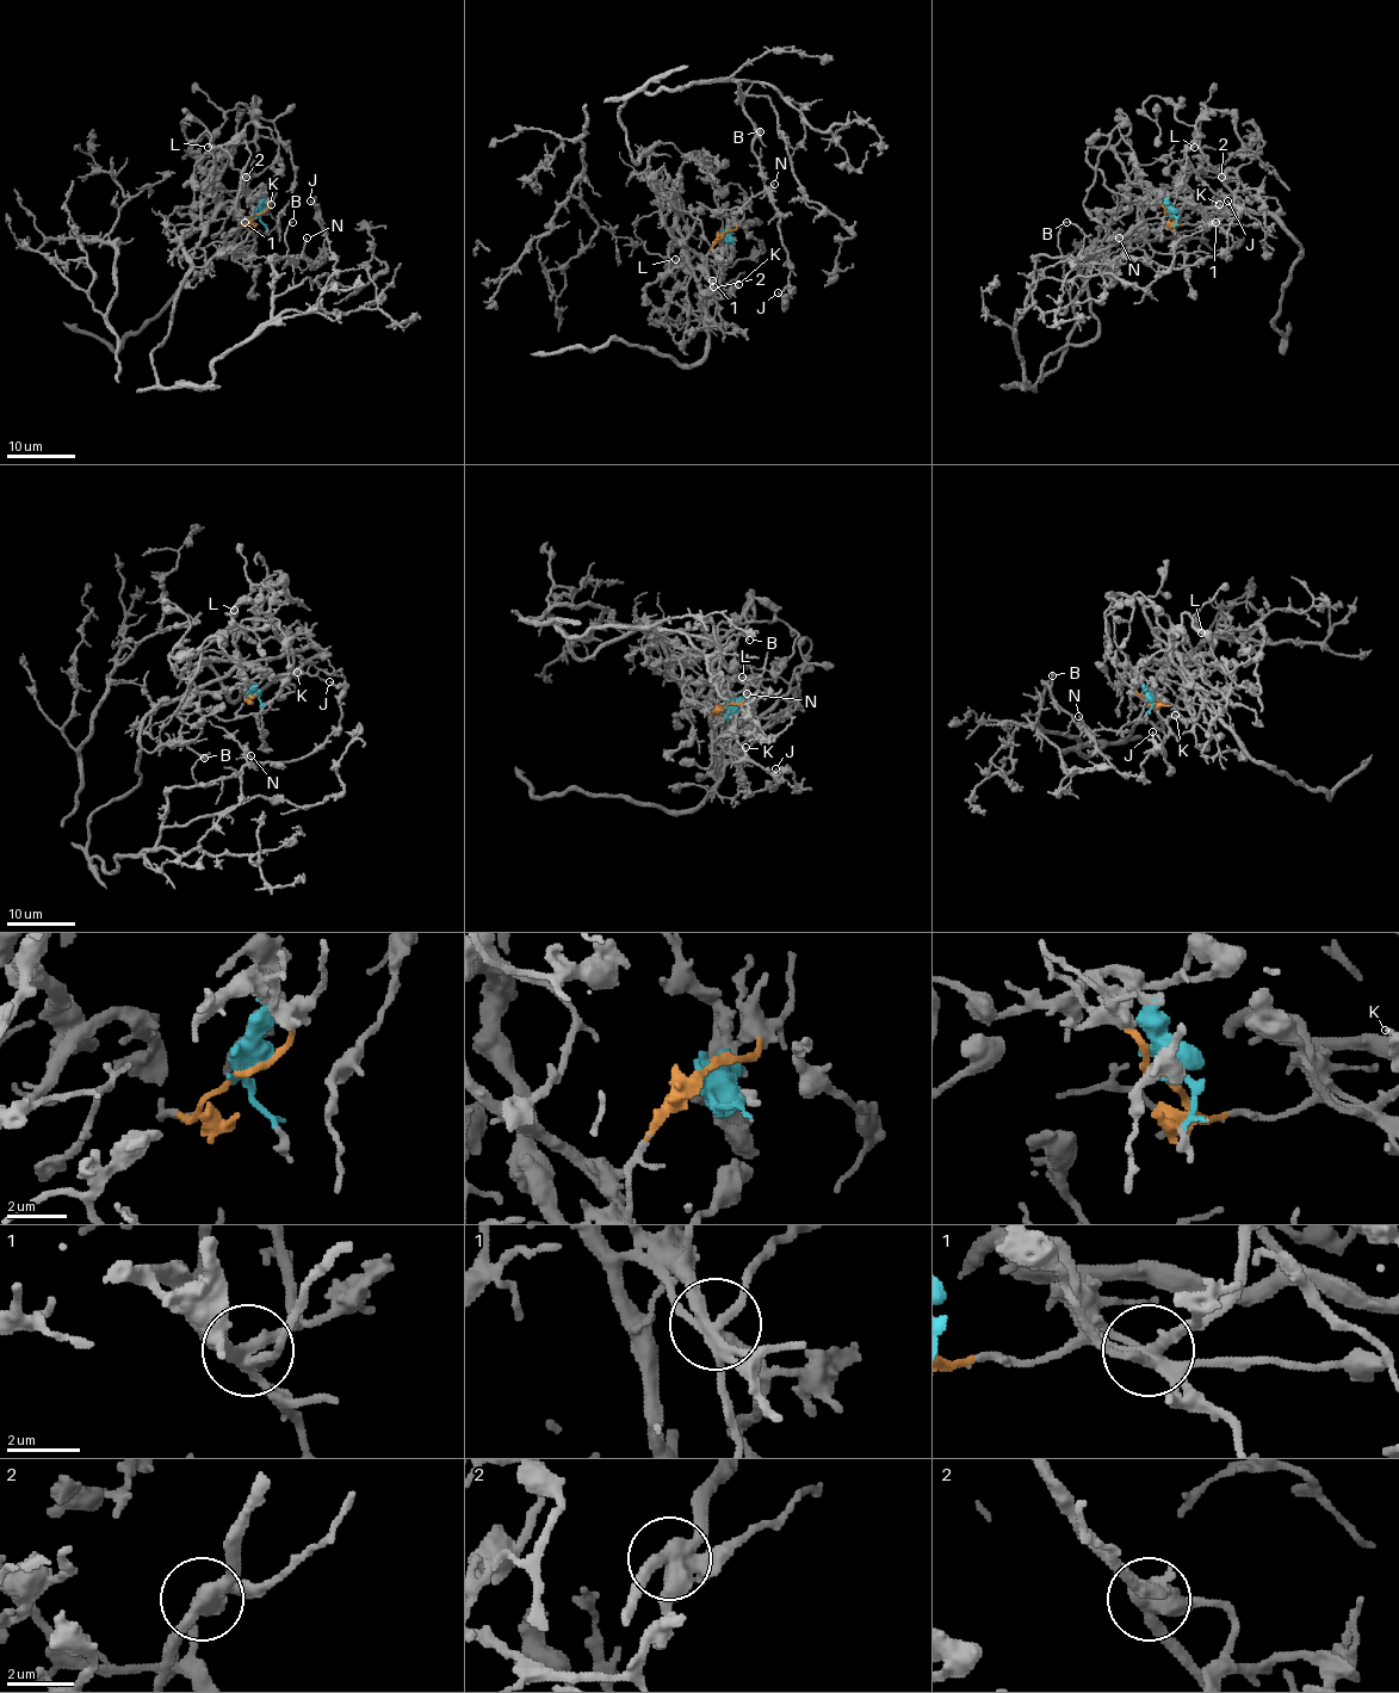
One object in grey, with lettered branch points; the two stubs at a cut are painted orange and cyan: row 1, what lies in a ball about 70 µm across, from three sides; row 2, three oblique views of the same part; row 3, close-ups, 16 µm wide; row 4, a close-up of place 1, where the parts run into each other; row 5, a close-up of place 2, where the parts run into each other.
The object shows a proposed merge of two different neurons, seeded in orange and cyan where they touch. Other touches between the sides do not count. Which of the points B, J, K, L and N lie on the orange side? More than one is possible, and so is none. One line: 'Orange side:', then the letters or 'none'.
Orange side: B, J, K, N

